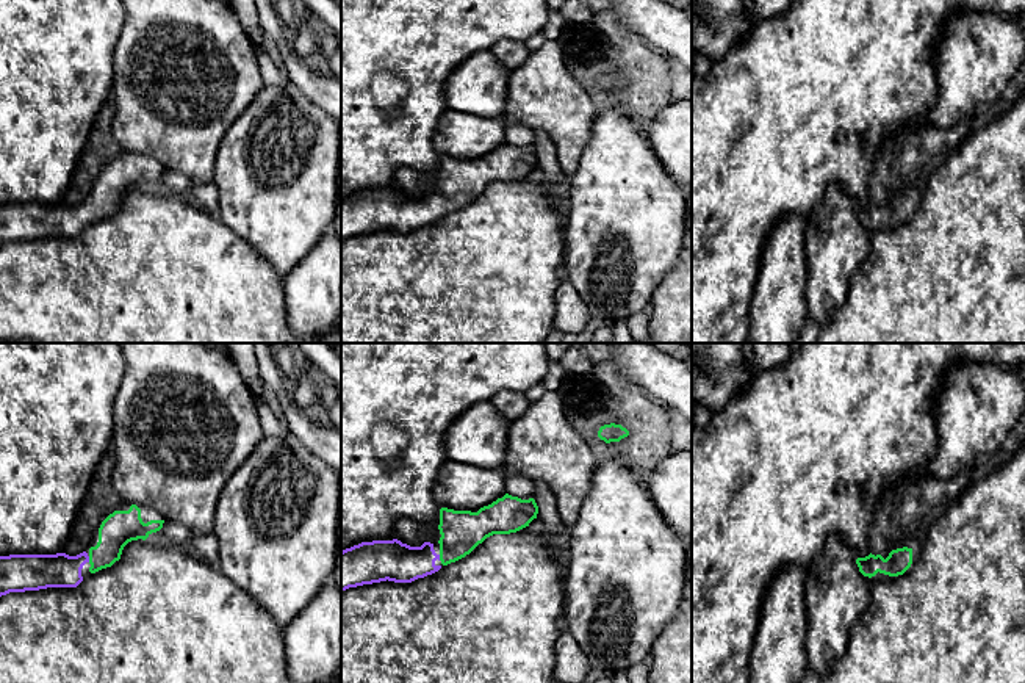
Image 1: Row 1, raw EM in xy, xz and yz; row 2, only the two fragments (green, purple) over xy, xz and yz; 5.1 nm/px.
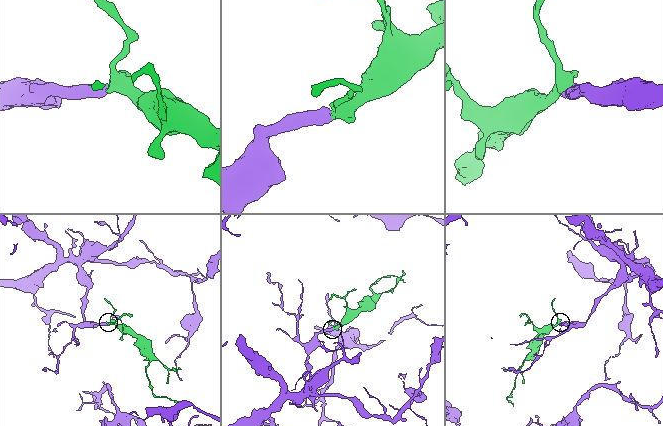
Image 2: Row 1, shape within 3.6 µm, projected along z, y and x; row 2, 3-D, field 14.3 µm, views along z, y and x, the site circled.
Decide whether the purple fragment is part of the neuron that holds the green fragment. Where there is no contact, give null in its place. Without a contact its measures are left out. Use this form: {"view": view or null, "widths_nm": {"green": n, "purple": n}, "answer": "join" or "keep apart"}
{"view": "xy", "widths_nm": {"green": 170, "purple": 180}, "answer": "join"}

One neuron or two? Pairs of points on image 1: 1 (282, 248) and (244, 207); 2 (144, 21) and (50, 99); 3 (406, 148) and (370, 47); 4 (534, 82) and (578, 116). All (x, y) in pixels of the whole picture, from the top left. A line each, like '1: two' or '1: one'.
1: one
2: two
3: one
4: one

